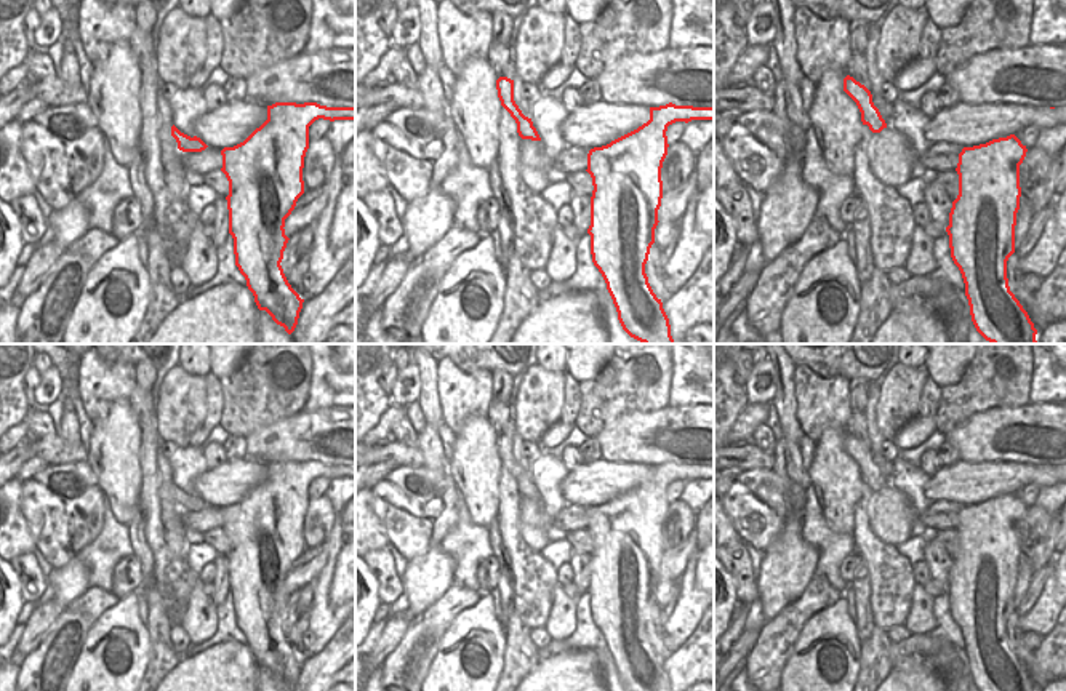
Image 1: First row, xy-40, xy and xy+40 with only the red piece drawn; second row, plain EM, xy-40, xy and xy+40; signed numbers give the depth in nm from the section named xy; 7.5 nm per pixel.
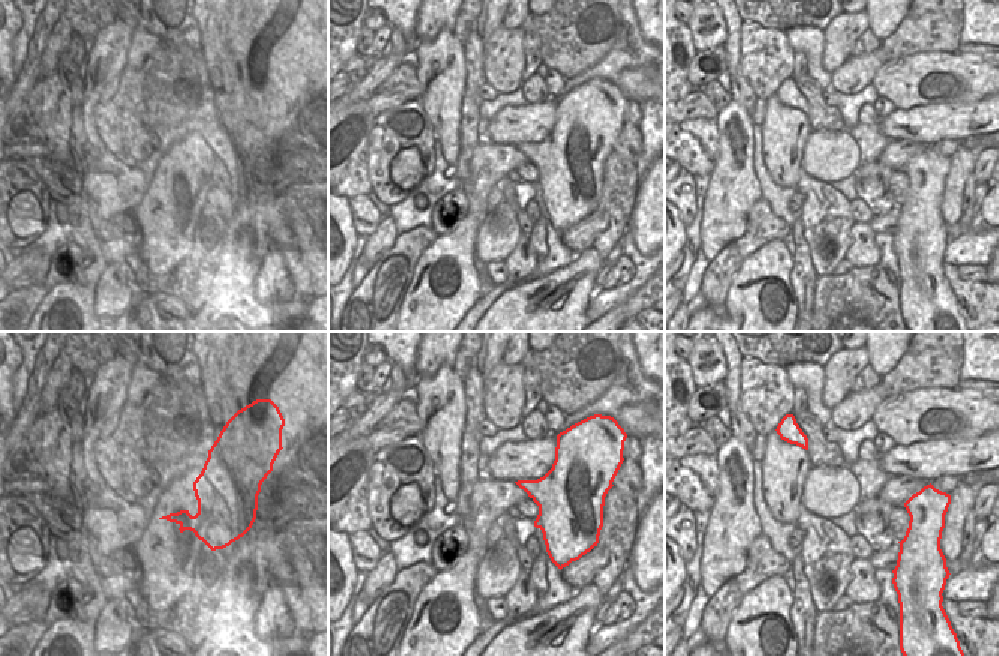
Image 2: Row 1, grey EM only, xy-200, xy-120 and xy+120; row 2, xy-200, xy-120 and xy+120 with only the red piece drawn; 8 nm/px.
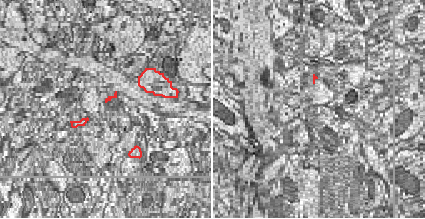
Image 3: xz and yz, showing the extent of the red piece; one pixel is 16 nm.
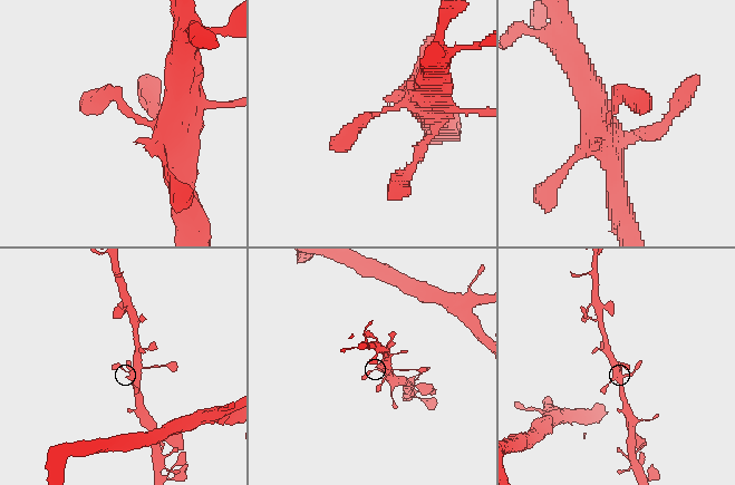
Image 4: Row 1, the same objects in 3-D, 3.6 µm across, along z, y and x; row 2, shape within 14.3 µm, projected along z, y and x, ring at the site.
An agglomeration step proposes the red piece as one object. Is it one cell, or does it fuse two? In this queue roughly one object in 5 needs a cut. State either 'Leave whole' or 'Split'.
Leave whole.

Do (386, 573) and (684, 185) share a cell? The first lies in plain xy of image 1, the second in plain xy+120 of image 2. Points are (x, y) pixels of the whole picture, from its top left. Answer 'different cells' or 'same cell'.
same cell

